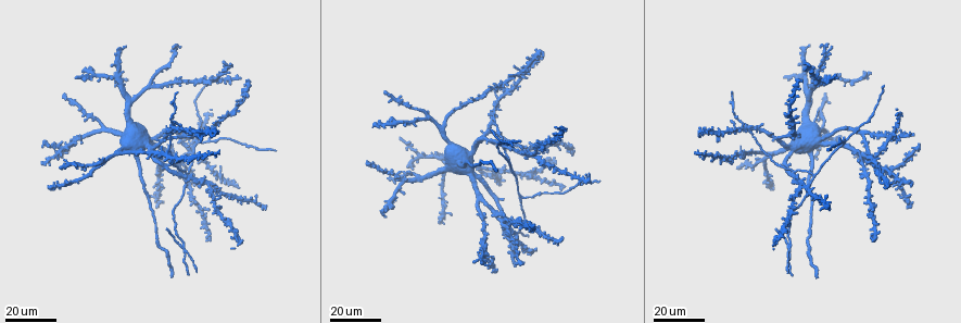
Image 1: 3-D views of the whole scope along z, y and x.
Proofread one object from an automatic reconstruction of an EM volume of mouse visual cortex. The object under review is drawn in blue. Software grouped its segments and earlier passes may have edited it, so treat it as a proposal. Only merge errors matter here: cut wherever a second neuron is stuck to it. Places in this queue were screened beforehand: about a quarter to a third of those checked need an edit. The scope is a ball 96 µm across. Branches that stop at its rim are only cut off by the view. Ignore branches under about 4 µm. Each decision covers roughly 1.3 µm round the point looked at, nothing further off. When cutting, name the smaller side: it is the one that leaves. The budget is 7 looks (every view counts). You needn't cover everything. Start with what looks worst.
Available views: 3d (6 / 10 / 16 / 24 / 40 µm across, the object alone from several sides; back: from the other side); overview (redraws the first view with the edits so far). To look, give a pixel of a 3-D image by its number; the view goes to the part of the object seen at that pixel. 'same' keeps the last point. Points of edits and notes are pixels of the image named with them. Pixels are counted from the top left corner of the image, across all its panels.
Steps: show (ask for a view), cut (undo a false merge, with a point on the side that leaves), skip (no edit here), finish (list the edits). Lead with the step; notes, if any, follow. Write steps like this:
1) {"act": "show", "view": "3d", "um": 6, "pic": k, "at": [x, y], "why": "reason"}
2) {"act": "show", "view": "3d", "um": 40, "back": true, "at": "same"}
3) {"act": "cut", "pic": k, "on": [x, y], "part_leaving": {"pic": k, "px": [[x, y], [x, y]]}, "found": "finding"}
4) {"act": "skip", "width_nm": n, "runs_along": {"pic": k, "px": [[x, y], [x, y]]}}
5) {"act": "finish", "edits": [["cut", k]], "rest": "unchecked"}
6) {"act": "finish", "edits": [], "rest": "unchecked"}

{"act": "show", "view": "3d", "um": 24, "pic": 1, "at": [184, 247], "why": "branch point"}

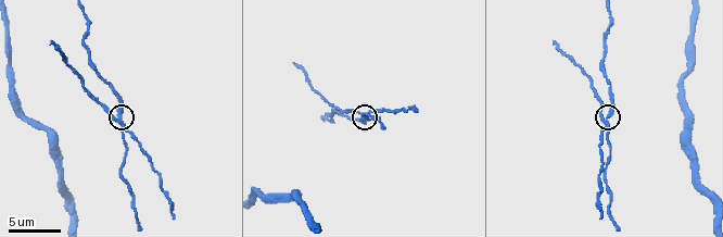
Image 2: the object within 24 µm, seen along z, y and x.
{"act": "show", "view": "3d", "um": 10, "pic": 2, "at": [360, 112], "why": "closer look"}

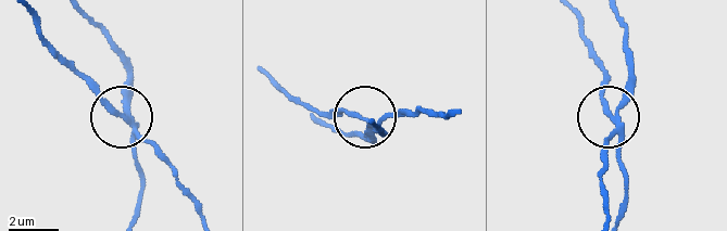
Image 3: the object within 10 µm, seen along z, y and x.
{"act": "cut", "pic": 3, "on": [158, 144], "arms": 3, "found": "two neurons meet here"}

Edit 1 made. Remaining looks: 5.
{"act": "show", "view": "overview"}

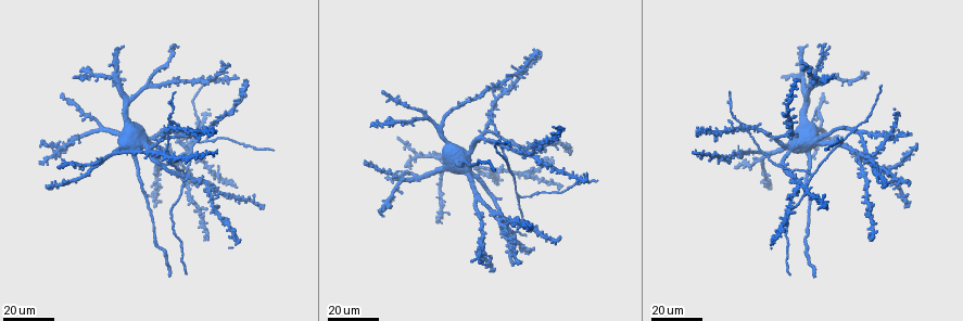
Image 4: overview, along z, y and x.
{"act": "show", "view": "3d", "um": 24, "pic": 4, "at": [811, 175], "why": "three-way junction"}

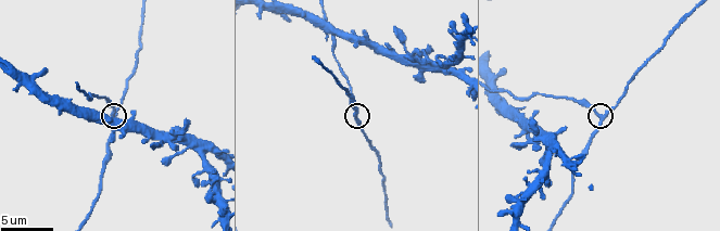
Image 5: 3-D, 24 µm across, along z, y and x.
{"act": "show", "view": "3d", "um": 10, "pic": 5, "at": [602, 122]}

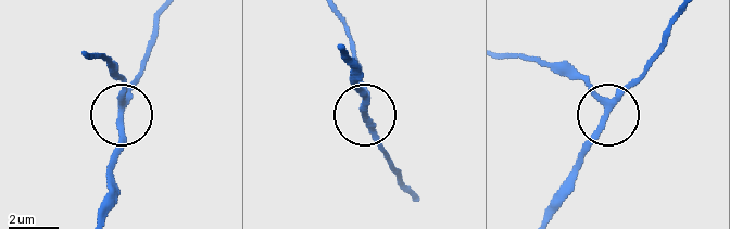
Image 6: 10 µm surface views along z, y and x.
{"act": "skip", "arms": 3, "runs_along": {"pic": 6, "px": [[508, 52], [565, 66], [606, 114], [567, 181]]}, "found": "one neuron here"}

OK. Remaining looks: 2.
{"act": "show", "view": "3d", "um": 24, "pic": 4, "at": [170, 125], "why": "thin arm on a thick one"}

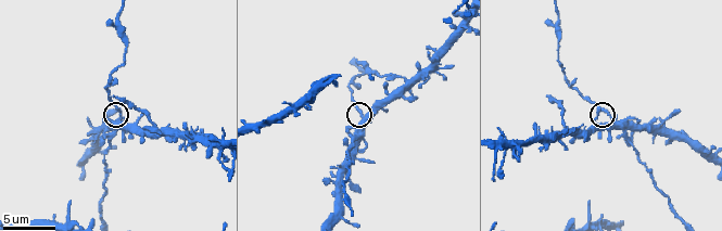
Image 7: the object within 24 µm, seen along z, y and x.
{"act": "show", "view": "3d", "um": 10, "pic": 7, "at": [119, 121]}

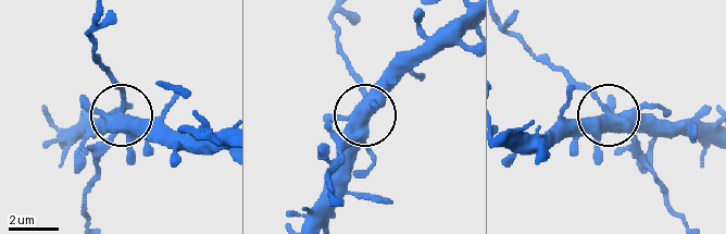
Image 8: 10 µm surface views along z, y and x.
{"act": "skip", "side_arm_um": 18, "arms": 4, "found": "continuous, no second neuron"}

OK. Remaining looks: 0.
{"act": "finish", "edits": [["cut", 3]], "rest": "unchecked"}

